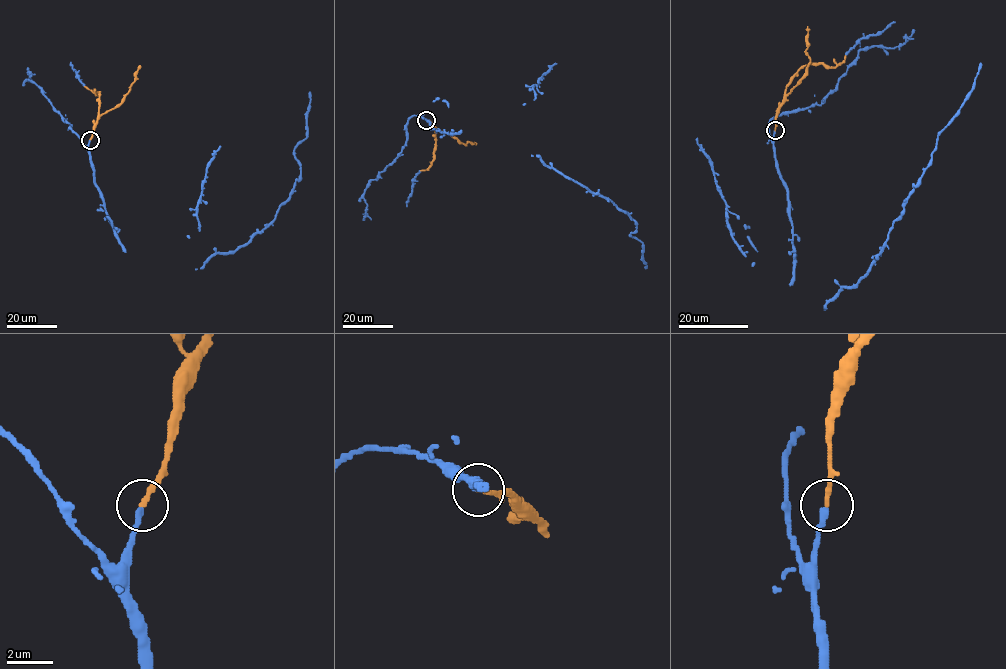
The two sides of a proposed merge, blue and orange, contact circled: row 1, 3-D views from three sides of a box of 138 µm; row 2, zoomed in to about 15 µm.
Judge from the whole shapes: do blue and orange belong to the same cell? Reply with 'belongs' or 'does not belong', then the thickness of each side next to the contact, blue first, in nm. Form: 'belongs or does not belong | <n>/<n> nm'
belongs | 280/240 nm

